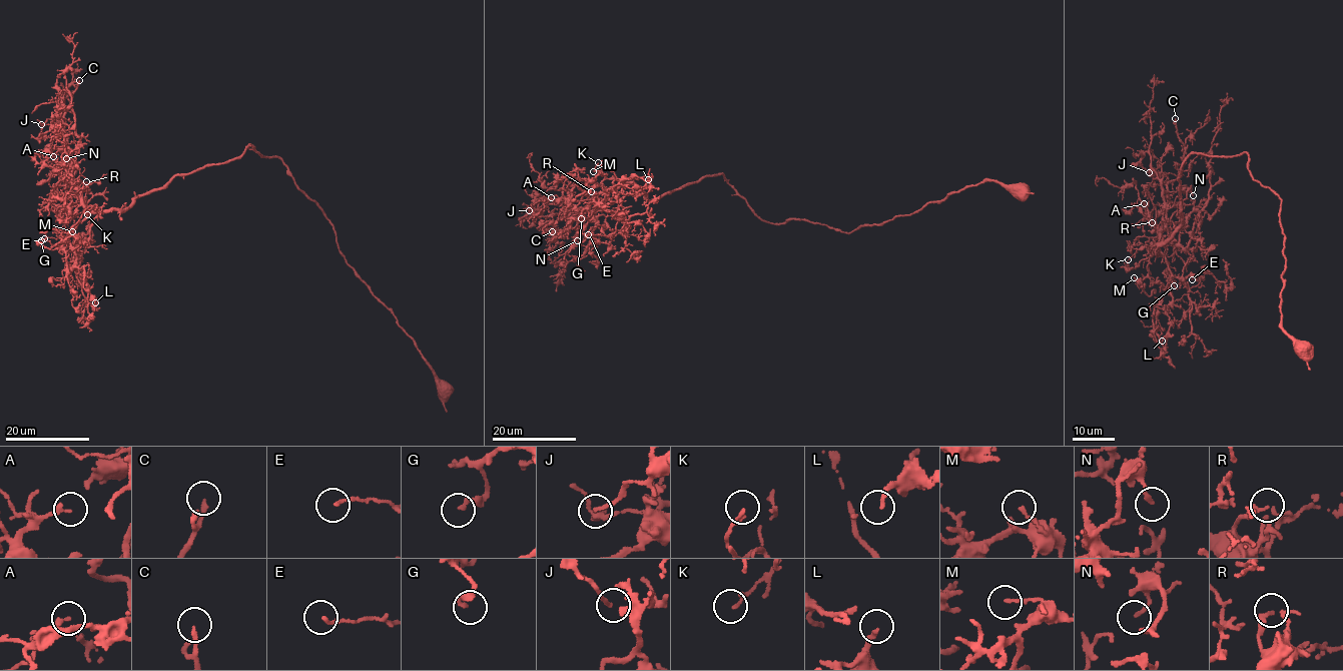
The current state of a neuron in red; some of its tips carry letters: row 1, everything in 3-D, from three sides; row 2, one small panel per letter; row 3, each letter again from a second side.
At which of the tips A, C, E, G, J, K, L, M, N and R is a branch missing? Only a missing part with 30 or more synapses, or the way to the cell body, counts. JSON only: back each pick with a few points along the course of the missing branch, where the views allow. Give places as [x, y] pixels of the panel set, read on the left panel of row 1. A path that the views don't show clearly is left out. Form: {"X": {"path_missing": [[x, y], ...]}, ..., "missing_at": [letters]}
{"C": {"path_missing": [[79, 80], [67, 76], [67, 67], [55, 65]]}, "missing_at": ["C"]}

